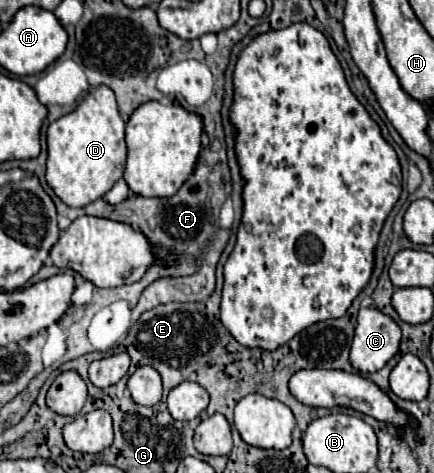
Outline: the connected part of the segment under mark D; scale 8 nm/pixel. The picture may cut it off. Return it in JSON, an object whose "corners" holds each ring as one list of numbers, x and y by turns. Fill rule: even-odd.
{"corners":[[106,85,92,89,70,113,48,125,46,183,70,207,82,207,100,199,124,173,126,141,124,121,116,107,114,91]]}

